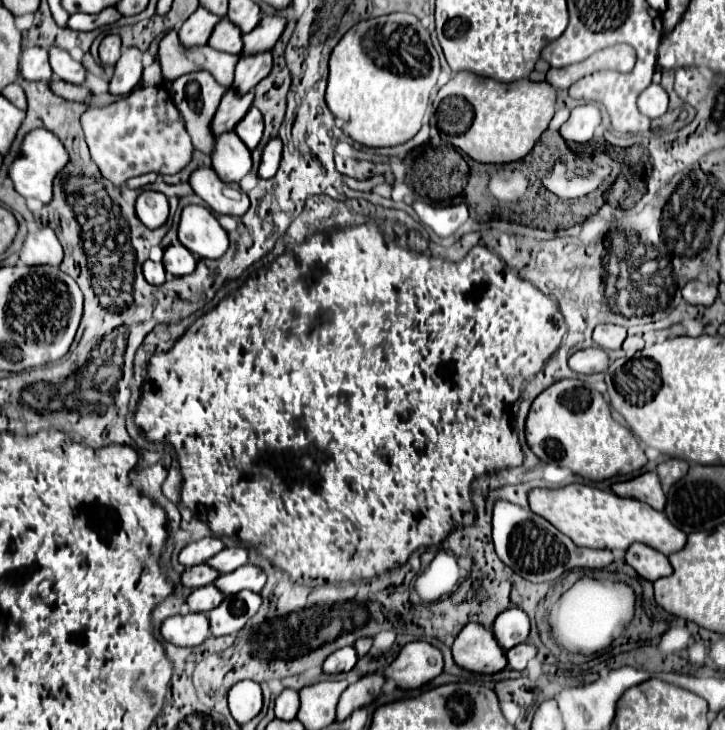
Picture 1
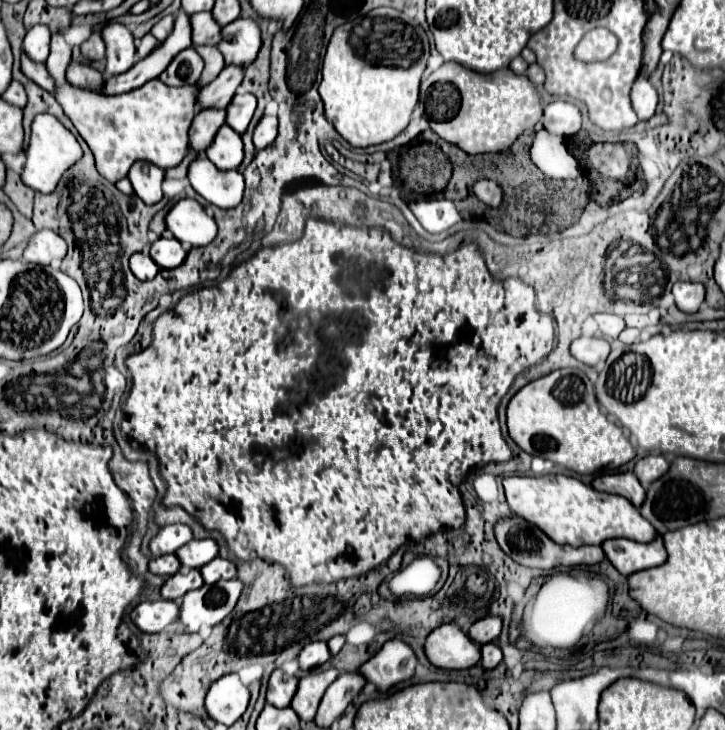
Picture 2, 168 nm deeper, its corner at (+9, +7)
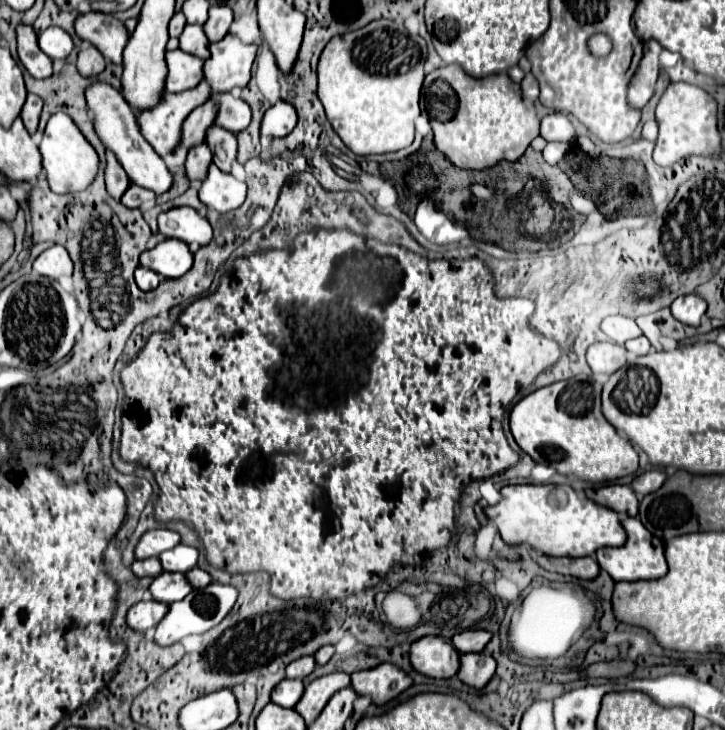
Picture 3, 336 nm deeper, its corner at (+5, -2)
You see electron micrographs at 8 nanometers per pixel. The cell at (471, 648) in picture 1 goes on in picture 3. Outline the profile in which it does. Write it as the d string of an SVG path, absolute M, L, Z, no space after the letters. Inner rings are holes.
M428 635L412 643L410 661L416 671L434 679L448 679L460 671L460 653L450 641Z

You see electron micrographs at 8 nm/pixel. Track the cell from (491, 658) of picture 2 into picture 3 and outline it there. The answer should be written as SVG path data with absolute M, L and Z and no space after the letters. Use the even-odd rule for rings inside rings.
M466 653L462 655L462 671L458 671L458 679L482 689L496 675L496 661L486 653Z

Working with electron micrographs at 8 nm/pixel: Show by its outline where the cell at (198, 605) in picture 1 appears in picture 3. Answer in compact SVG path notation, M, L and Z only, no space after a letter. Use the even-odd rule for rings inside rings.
M166 571L162 575L158 575L158 577L154 577L154 581L150 585L152 597L156 601L166 603L166 605L184 599L190 591L192 591L192 585L188 583L188 579L184 575L166 573Z

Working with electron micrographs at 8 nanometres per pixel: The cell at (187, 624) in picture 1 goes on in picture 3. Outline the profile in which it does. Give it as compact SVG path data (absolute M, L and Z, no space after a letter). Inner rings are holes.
M140 601L134 607L130 607L128 611L128 625L138 631L144 633L148 629L154 629L168 613L168 605L160 603L160 601Z

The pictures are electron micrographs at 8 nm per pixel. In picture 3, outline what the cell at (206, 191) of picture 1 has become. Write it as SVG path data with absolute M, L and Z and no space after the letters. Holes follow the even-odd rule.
M214 163L208 169L208 177L200 187L200 201L218 213L236 211L246 199L246 183L238 181L230 173L222 173Z

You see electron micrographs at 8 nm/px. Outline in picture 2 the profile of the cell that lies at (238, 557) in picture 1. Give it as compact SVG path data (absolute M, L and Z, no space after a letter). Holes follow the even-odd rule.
M192 540L186 546L180 546L178 554L176 554L182 570L202 568L216 556L218 556L218 544L214 540Z

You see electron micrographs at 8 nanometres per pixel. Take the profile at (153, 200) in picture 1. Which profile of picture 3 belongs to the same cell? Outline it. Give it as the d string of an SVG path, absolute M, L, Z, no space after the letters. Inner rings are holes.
M94 81L92 85L86 87L84 91L88 109L94 111L96 119L98 119L98 137L102 139L102 143L114 151L114 155L118 157L118 161L122 163L124 171L128 173L130 181L138 187L144 187L156 195L166 193L172 187L172 175L164 163L162 157L158 157L154 153L154 149L142 139L142 135L138 135L138 125L134 123L134 113L132 107L128 105L128 101L120 95L120 91L116 91L112 85L102 83L102 81Z

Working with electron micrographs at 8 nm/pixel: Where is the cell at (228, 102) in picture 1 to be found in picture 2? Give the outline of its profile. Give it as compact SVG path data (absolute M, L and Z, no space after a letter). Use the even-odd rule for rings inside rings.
M224 110L198 112L190 126L190 148L196 152L204 152L212 144L214 136L216 136L218 128L224 124L224 120L226 120Z

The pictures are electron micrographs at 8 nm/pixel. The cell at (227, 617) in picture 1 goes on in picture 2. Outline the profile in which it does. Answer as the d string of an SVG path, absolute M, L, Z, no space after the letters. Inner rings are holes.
M240 580L216 582L214 586L202 584L196 590L186 592L180 602L178 622L186 632L196 632L202 626L216 626L224 616L228 616L242 592Z

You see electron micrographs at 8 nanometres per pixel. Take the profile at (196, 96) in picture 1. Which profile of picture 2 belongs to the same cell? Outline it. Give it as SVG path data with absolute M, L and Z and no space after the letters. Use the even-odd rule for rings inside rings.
M190 46L182 50L182 54L176 54L174 62L160 74L160 80L168 86L184 86L184 84L196 84L202 74L202 58L200 54Z

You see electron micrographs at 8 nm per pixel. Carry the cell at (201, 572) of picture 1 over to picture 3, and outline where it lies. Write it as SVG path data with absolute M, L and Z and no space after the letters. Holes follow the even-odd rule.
M144 559L144 561L134 561L132 565L132 571L138 575L138 577L158 577L162 573L162 563L160 559Z

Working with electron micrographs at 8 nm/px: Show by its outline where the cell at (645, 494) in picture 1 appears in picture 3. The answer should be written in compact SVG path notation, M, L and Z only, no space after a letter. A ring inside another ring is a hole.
M606 485L598 487L590 493L590 497L624 517L636 517L638 515L638 499L630 485Z

